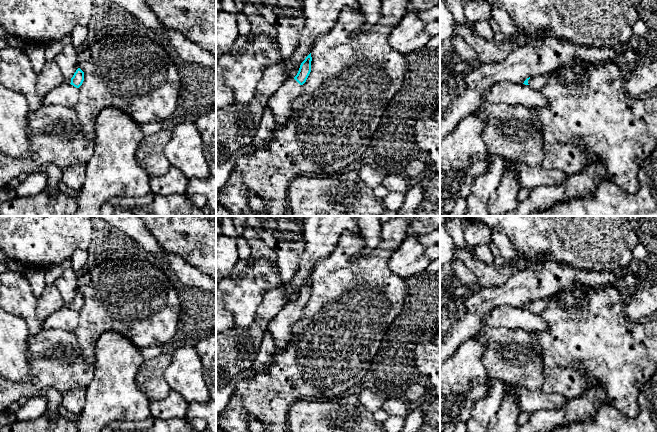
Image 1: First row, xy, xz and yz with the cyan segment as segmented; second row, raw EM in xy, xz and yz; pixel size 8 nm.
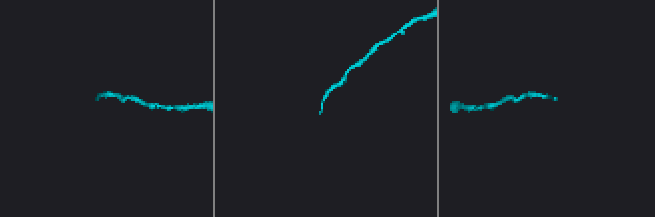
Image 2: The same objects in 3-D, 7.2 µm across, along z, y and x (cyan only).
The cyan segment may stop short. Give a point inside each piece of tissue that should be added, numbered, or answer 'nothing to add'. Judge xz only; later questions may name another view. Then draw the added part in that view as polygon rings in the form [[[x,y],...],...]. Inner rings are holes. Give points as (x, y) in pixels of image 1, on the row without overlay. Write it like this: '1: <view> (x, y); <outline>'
1: xz (280, 327); [[[294,302],[284,307],[268,324],[267,330],[275,341],[276,350],[283,349],[291,340],[291,332],[300,318],[302,309]]]

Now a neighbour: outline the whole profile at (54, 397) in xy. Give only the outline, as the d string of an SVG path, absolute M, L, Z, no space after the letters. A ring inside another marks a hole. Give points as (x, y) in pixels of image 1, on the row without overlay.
M46 387L40 390L40 397L47 399L47 407L44 416L50 420L55 421L61 417L58 409L62 407L62 399L65 392L55 389L53 387Z

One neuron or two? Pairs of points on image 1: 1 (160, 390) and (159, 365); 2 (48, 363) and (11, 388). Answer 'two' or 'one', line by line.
1: one
2: one

